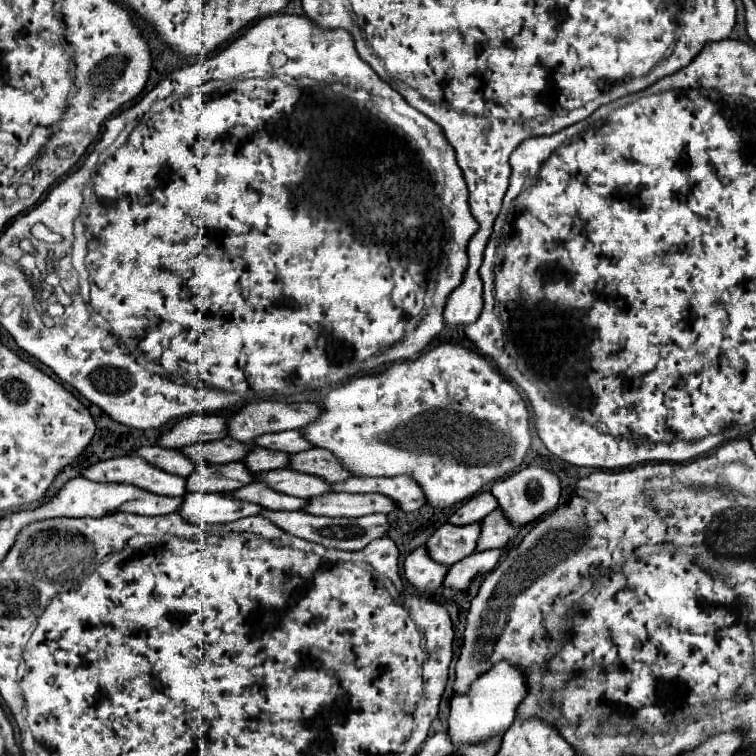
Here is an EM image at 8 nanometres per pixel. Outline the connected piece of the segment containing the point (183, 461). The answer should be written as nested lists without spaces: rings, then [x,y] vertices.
[[[150,446],[150,448],[138,448],[136,452],[132,452],[134,456],[142,456],[146,458],[150,464],[156,464],[158,468],[170,472],[170,474],[180,474],[180,476],[188,476],[192,474],[194,466],[198,466],[196,462],[192,462],[192,458],[188,458],[184,452],[174,450],[174,448],[162,448],[162,446]]]

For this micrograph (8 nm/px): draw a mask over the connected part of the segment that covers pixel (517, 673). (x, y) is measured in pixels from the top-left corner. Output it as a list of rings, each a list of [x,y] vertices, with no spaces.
[[[508,660],[496,662],[488,672],[480,674],[464,694],[456,694],[450,702],[450,728],[448,734],[454,742],[480,742],[496,734],[504,734],[516,718],[520,702],[528,694],[526,674],[518,666],[512,666]]]

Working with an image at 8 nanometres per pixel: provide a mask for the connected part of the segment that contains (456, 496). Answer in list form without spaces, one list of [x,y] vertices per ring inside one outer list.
[[[440,344],[418,360],[398,362],[374,376],[358,376],[334,388],[322,402],[324,414],[304,428],[304,436],[334,452],[356,476],[412,476],[434,508],[448,508],[478,494],[490,480],[512,474],[530,448],[528,410],[516,388],[476,352]]]

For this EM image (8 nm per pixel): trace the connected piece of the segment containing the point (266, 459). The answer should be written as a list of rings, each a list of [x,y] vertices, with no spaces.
[[[256,448],[244,458],[244,464],[250,468],[250,472],[270,472],[270,470],[282,470],[290,466],[290,454],[268,450],[268,448]]]

